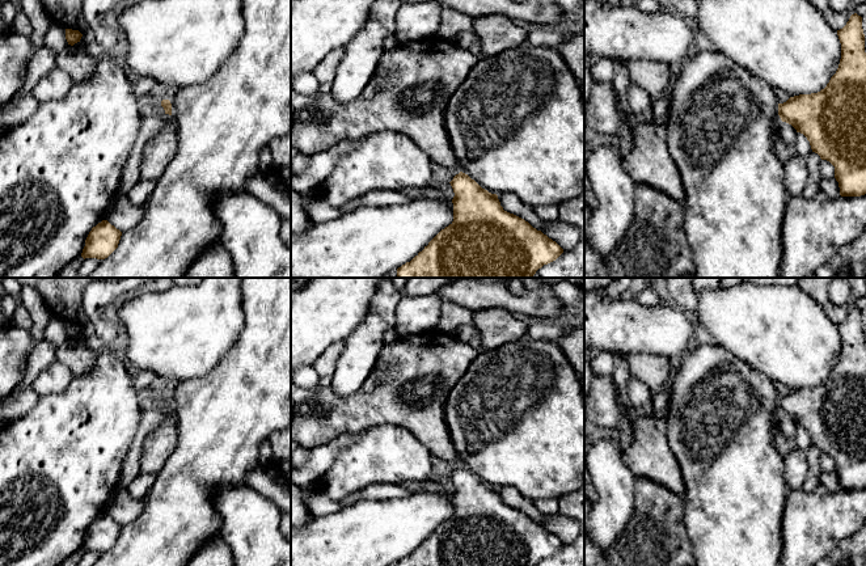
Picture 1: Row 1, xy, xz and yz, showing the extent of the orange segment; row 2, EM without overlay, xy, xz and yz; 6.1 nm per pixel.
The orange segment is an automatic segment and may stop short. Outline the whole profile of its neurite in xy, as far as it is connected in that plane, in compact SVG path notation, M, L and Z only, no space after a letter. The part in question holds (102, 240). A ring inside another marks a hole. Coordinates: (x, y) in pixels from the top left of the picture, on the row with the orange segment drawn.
M102 220L89 232L81 257L85 258L107 258L117 248L122 232L111 225L107 220Z

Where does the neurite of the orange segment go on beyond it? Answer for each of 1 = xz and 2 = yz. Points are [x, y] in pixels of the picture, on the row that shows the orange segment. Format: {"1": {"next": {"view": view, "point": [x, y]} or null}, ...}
{"1": {"next": null}, "2": {"next": null}}

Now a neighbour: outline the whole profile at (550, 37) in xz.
M541 26L540 29L528 33L527 42L535 47L550 47L555 48L558 45L566 41L567 37L574 35L561 28Z

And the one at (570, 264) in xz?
M584 181L579 195L558 204L559 220L580 233L578 245L553 262L544 265L532 278L584 278Z

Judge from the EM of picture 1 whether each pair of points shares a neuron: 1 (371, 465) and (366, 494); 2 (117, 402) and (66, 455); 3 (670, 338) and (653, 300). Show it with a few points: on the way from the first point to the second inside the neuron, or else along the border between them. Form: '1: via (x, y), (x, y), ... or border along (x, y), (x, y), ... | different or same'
1: border along (397, 482), (372, 484), (345, 495), (339, 501) | different
2: via (104, 415), (77, 442) | same
3: border along (634, 298), (647, 305), (657, 305), (663, 301) | different

